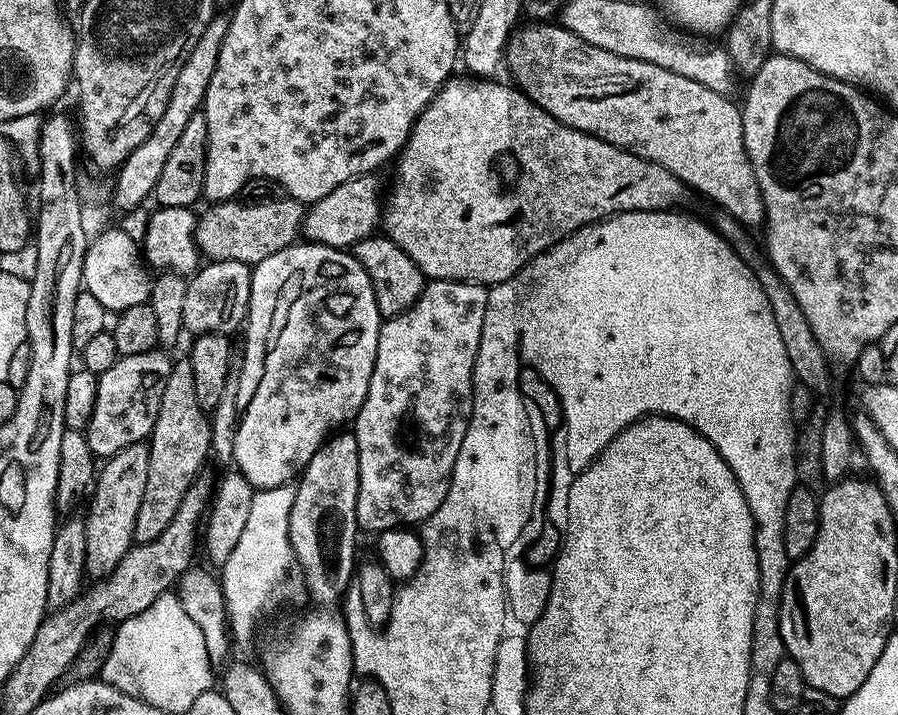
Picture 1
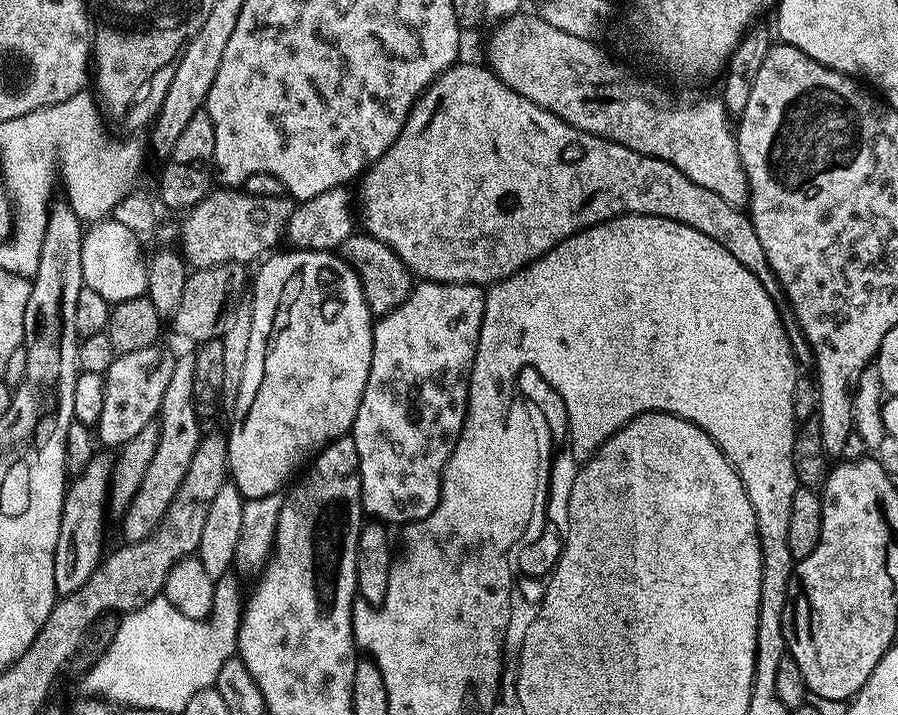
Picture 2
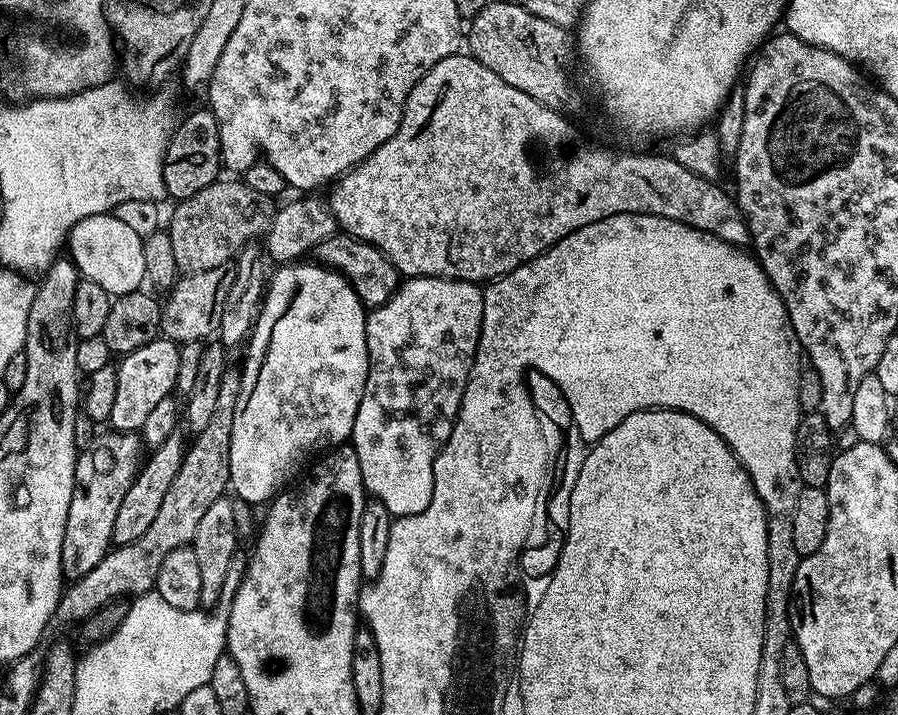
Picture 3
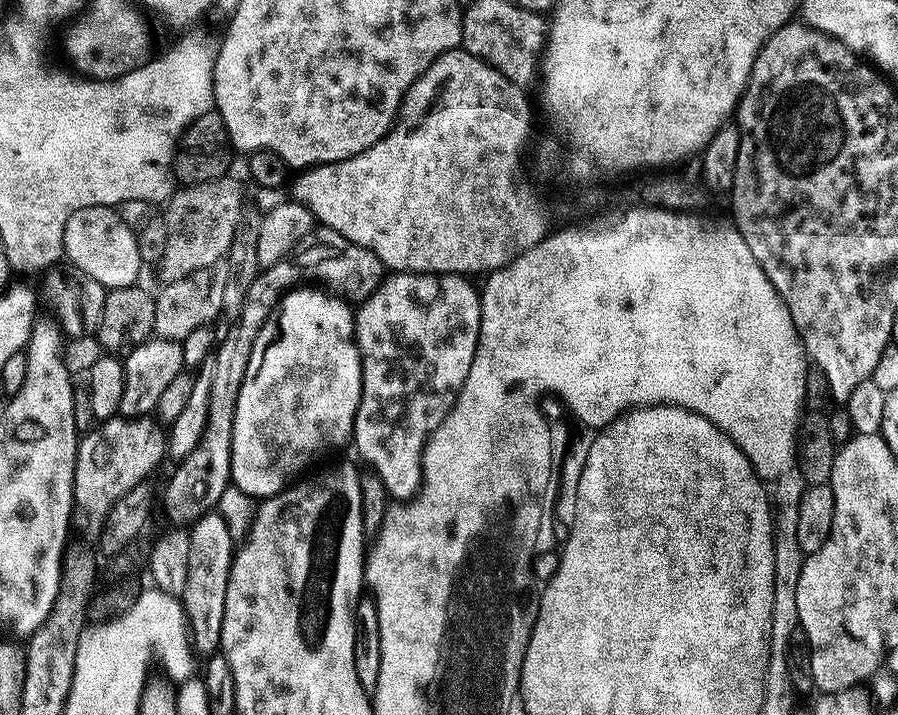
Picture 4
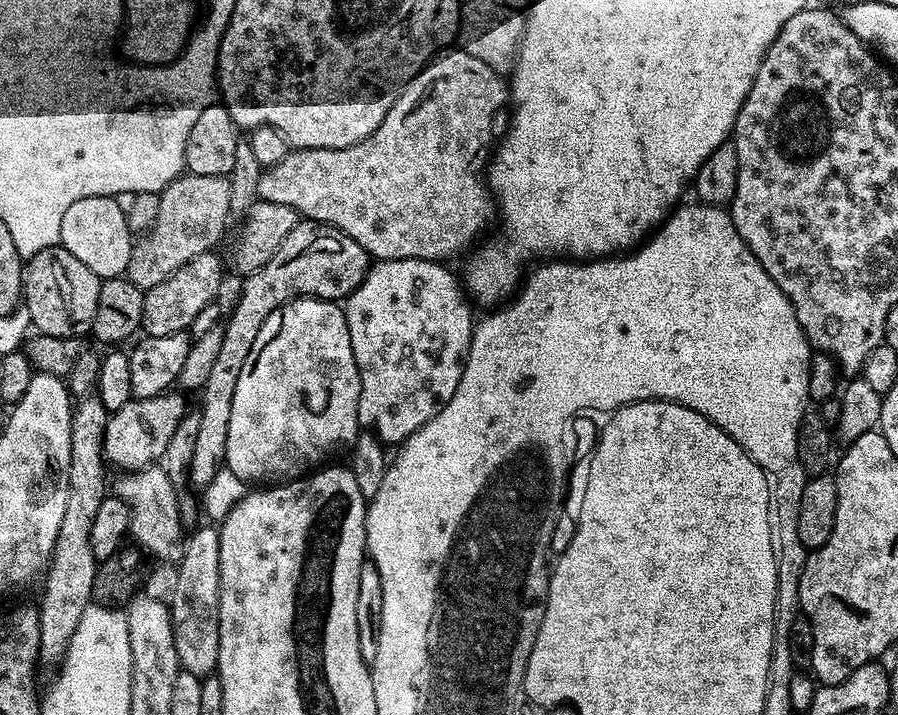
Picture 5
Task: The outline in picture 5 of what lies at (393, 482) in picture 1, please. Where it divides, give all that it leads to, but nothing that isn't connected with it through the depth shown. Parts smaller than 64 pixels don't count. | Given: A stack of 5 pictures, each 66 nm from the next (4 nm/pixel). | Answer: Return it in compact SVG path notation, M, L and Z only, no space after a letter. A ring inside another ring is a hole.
M418 258L376 260L369 267L364 281L349 294L348 299L342 304L346 326L350 330L350 346L354 350L354 362L358 366L358 374L360 375L360 397L358 398L358 418L356 421L360 423L361 429L374 433L379 438L380 443L385 446L403 444L418 429L426 426L426 422L435 418L448 405L450 398L454 398L454 390L458 390L458 382L464 373L464 362L468 359L474 327L474 319L472 320L473 305L470 303L469 297L462 291L461 281L459 284L455 274L444 267L448 266L434 260L419 260Z

